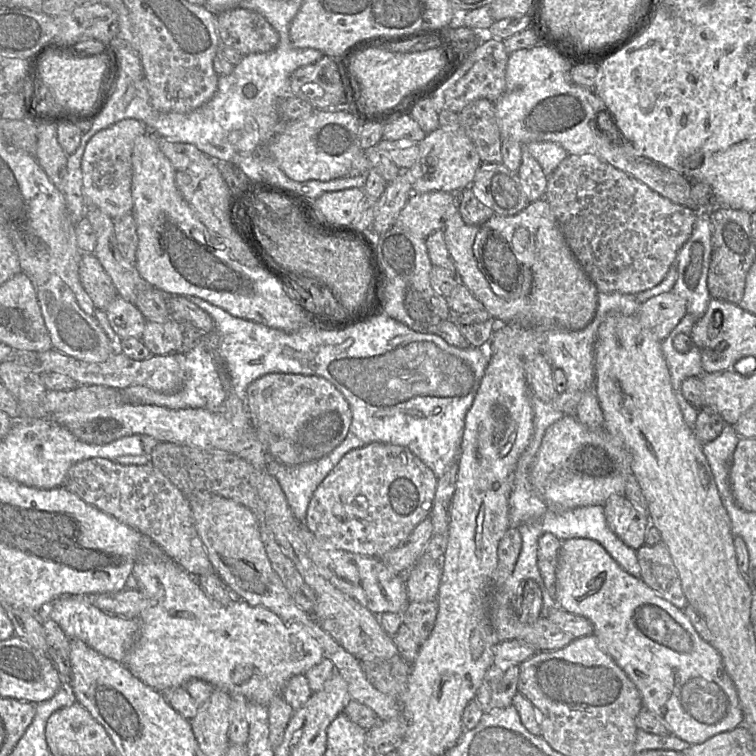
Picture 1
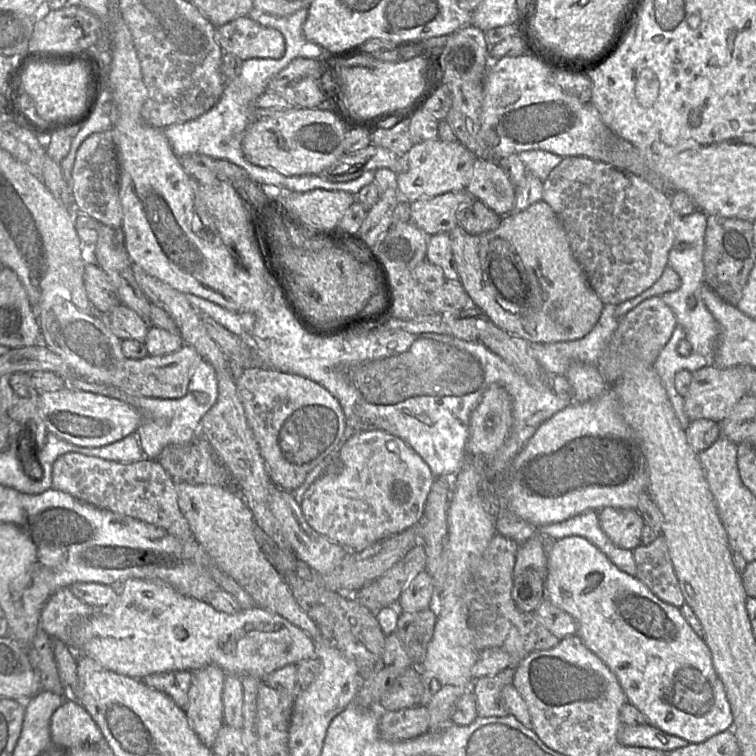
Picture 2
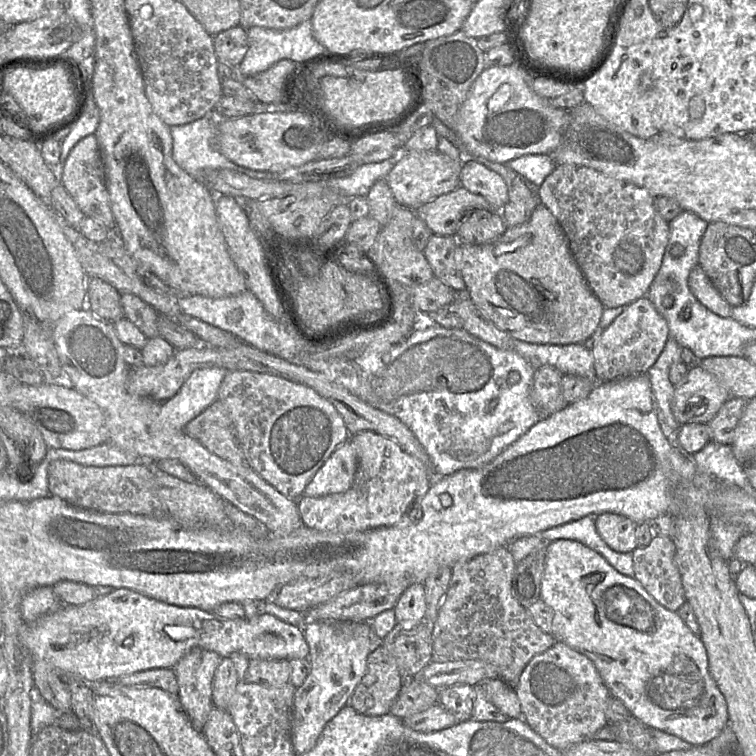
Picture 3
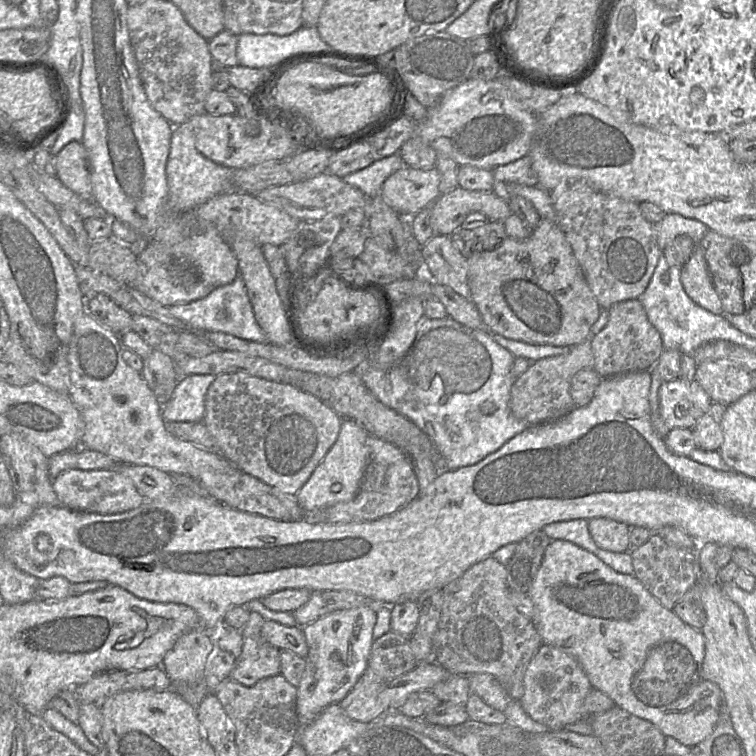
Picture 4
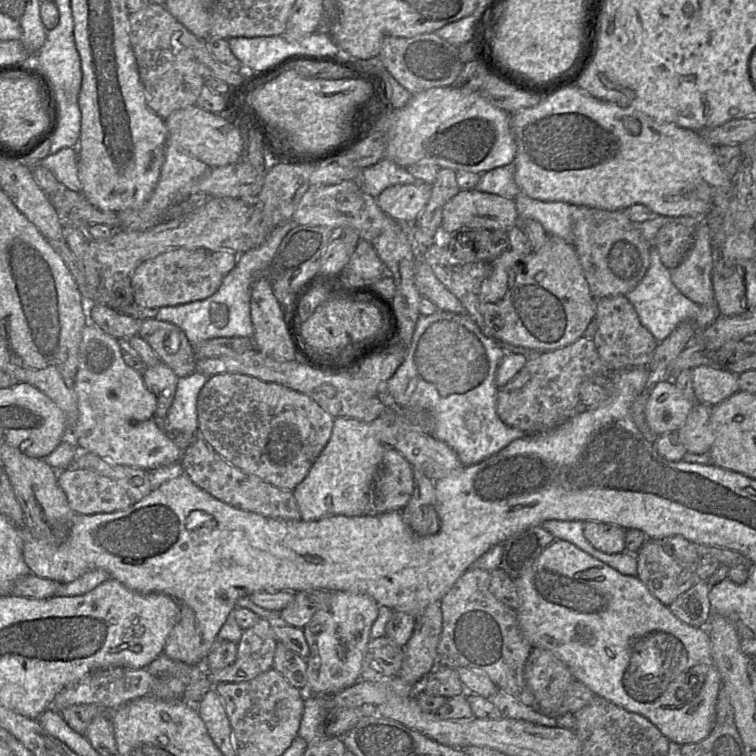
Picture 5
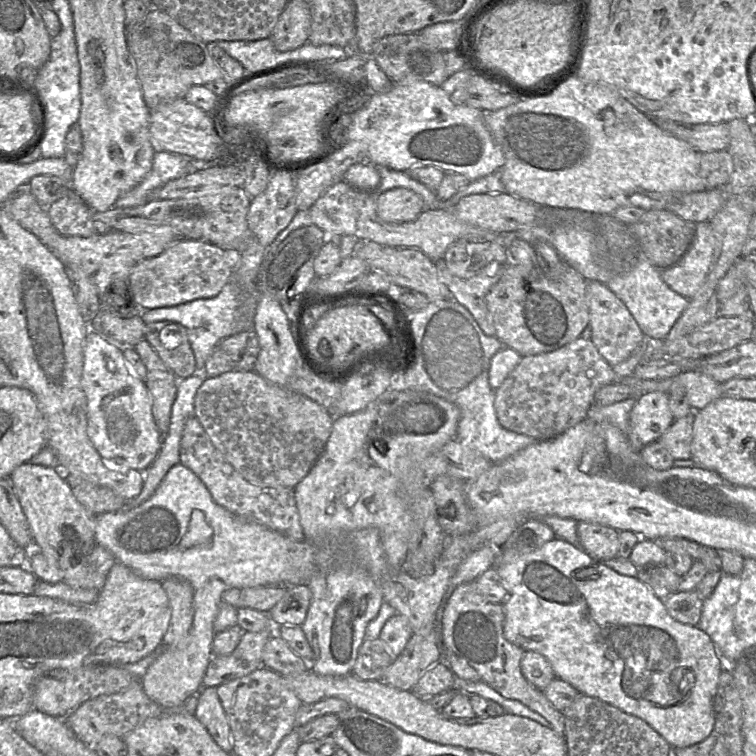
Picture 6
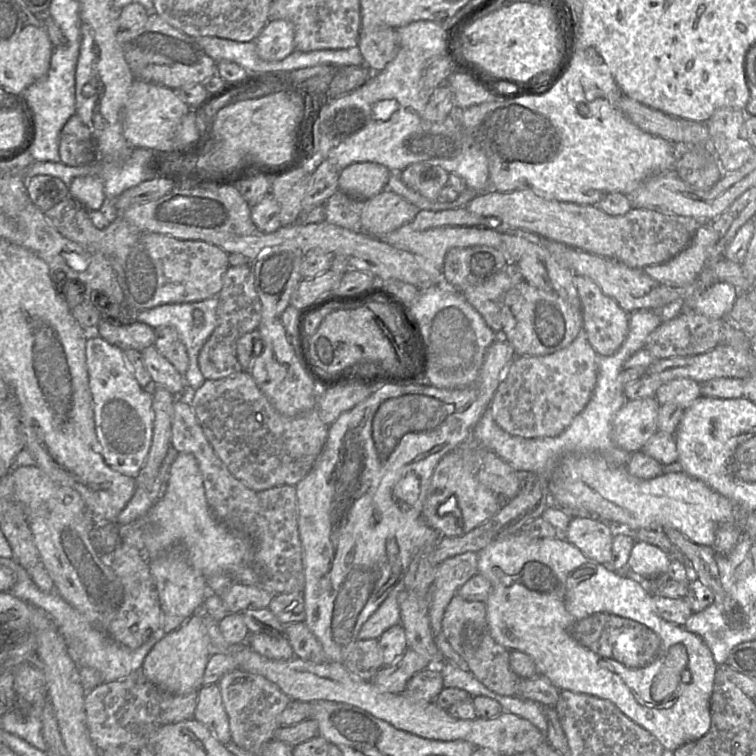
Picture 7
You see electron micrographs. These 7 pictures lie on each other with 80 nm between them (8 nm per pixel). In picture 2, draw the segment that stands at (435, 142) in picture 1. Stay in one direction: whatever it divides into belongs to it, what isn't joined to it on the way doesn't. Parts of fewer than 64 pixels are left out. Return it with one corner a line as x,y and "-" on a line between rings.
439,138
414,144
407,152
407,168
397,175
401,197
412,203
452,191
466,190
476,157
459,141
444,142

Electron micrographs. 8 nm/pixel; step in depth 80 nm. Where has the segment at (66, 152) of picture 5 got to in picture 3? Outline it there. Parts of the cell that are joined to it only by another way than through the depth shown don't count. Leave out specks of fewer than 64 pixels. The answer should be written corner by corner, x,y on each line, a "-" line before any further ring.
94,133
81,139
70,151
62,167
61,184
84,216
99,221
112,231
117,230
106,186
101,150

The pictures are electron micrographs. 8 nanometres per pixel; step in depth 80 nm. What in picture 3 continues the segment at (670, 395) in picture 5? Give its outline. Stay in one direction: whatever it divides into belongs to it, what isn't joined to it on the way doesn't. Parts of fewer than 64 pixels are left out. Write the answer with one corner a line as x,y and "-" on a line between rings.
698,366
689,369
686,378
675,386
671,411
680,425
707,424
730,398
716,378

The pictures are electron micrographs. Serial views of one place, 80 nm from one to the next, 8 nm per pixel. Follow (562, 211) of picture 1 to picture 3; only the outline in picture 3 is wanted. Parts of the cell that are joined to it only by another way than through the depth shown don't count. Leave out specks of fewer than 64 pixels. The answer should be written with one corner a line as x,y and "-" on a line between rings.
558,165
537,188
537,195
540,203
558,220
588,286
606,309
629,305
647,294
661,267
670,230
669,222
654,207
655,197
646,188
609,177
590,167

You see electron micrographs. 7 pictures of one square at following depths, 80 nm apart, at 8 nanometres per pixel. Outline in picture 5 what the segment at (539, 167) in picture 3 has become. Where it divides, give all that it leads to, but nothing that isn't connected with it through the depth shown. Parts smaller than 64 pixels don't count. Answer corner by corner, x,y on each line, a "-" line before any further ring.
513,162
506,166
494,168
481,177
474,190
496,194
507,199
514,199
521,192
515,182
515,165

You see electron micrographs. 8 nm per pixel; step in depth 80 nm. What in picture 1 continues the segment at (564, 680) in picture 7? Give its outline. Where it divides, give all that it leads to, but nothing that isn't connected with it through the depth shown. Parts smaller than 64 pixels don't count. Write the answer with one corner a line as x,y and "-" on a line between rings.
572,538
562,541
559,553
555,604
563,610
574,615
583,616
588,619
594,628
593,634
600,647
615,661
615,663
626,673
630,680
639,690
642,698
643,709
654,714
668,729
671,735
674,735
690,745
702,744
711,737
726,731
732,731
743,725
744,716
740,707
736,688
727,674
722,657
719,652
708,642
704,641
692,626
683,609
675,607
670,602
661,598
650,587
648,587
640,578
636,578
627,573
619,564
609,555
609,553
596,541
586,538

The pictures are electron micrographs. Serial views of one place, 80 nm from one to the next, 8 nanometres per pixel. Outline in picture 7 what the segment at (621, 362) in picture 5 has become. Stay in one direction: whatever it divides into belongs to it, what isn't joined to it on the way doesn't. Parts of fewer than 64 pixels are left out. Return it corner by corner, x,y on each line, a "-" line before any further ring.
575,275
574,284
581,302
583,329
587,333
587,341
598,355
612,355
620,348
628,334
629,313
623,310
615,300
605,295
591,279

